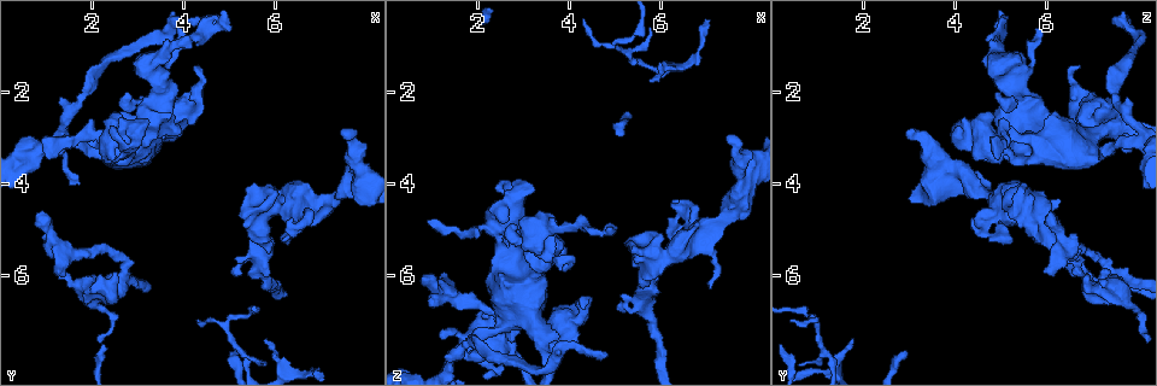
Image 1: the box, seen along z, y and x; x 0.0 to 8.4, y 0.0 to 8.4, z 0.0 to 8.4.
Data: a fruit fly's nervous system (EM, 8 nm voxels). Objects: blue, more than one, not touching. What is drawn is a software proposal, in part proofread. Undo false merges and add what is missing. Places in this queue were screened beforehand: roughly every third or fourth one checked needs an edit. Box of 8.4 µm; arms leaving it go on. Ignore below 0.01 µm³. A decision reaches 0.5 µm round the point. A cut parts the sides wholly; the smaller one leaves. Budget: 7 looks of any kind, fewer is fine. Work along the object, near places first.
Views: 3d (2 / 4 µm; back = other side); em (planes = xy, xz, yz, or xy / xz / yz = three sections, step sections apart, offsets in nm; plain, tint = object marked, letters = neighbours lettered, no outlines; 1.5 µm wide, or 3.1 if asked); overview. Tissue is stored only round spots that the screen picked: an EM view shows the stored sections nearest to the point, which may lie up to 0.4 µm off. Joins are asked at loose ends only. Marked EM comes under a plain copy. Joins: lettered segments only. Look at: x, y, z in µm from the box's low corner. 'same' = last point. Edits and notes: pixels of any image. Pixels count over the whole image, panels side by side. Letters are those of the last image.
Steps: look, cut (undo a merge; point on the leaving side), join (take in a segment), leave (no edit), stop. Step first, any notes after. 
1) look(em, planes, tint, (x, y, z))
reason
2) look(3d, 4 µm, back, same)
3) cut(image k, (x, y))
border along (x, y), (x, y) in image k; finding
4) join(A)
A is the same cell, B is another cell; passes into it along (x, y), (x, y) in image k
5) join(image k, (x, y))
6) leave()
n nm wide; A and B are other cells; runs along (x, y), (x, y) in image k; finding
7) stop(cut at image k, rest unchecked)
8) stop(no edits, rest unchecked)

look(em, planes, letters, (6.20, 4.95, 4.40))
an open end

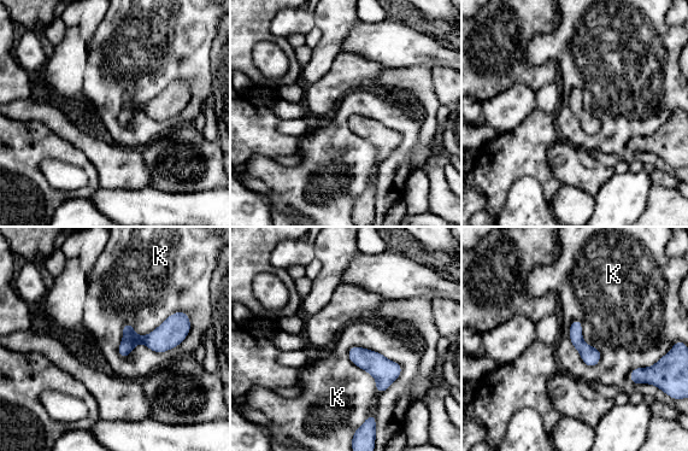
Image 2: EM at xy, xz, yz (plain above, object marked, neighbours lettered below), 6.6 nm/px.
leave()
K is another cell; border along (189, 316), (175, 346), (118, 355) in image 2; no lettered segment goes on from it

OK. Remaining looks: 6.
look(3d, 2 µm, (3.90, 0.55, 5.75))
branch stops here

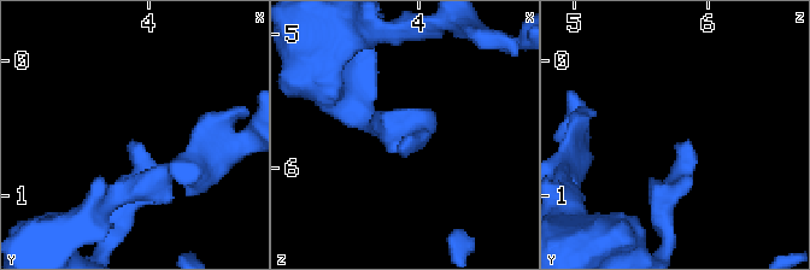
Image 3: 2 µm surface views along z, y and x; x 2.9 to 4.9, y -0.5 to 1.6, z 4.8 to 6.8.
look(em, xy, step 4, letters, (3.92, 0.62, 5.78))
need the tissue

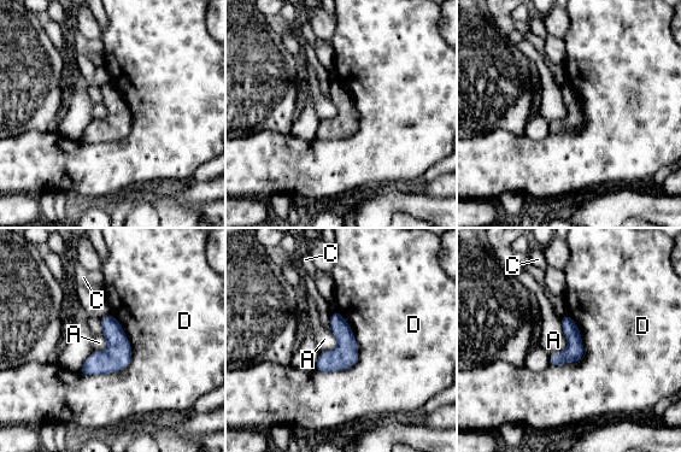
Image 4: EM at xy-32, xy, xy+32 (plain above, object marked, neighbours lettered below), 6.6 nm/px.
look(em, planes, letters, same)
another direction

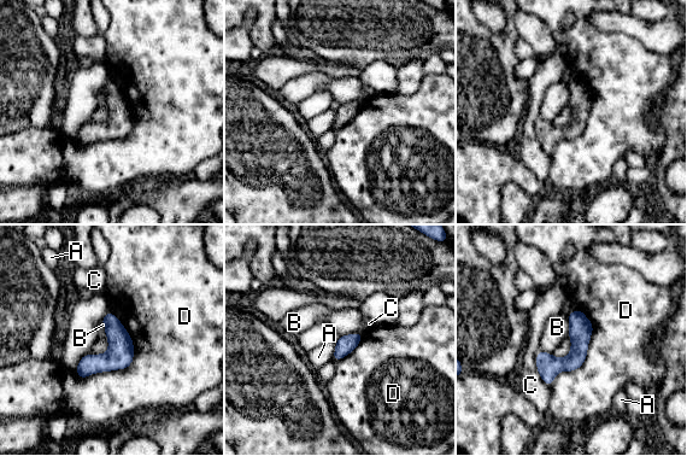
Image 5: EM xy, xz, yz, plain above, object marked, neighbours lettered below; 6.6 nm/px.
leave()
D touches over 500 nm; A, B, C and D are other cells; runs along (579, 314), (579, 350), (547, 380) in image 5; no lettered segment goes on from it

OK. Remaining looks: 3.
look(em, xz, step 4, letters, (1.25, 5.95, 5.90))
an open end

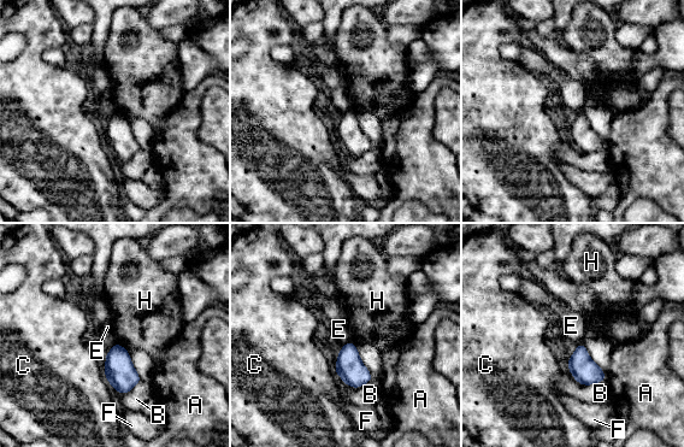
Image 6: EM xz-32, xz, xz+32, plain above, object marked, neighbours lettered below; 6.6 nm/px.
leave()
A, B, C, E, F and H are other cells; border along (352, 340), (343, 345) in image 6; none of them fits

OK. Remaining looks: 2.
stop(no edits, rest unchecked)

